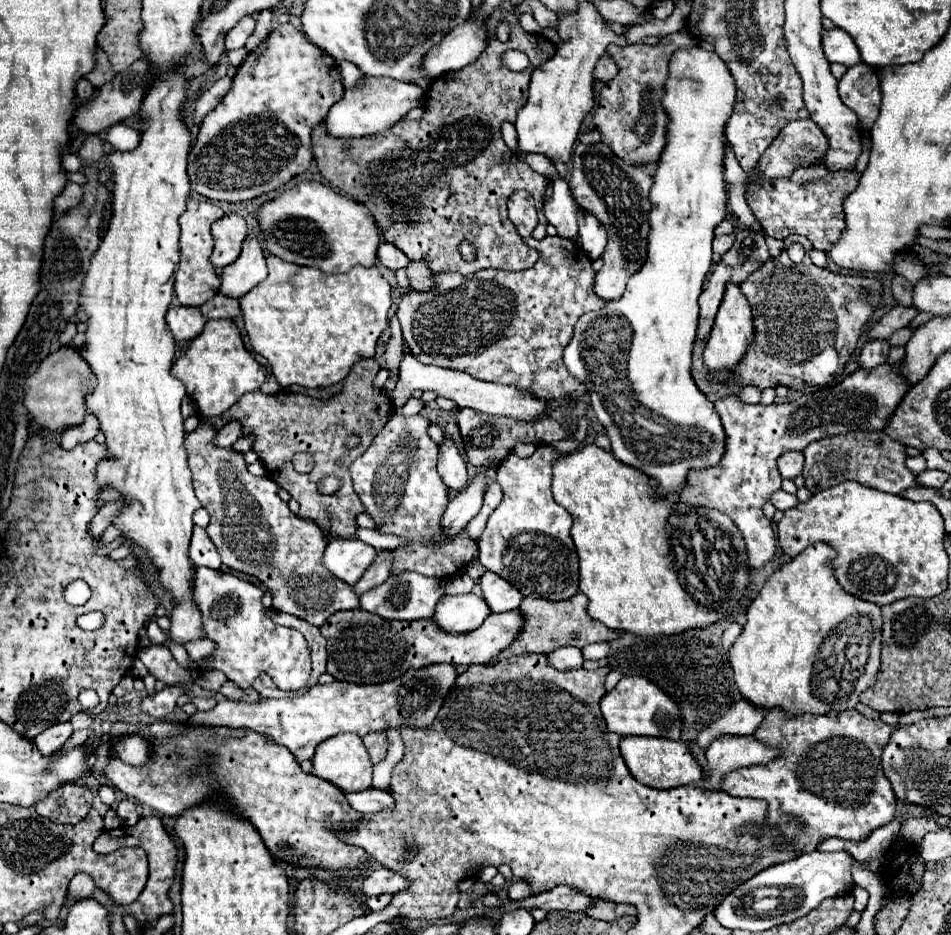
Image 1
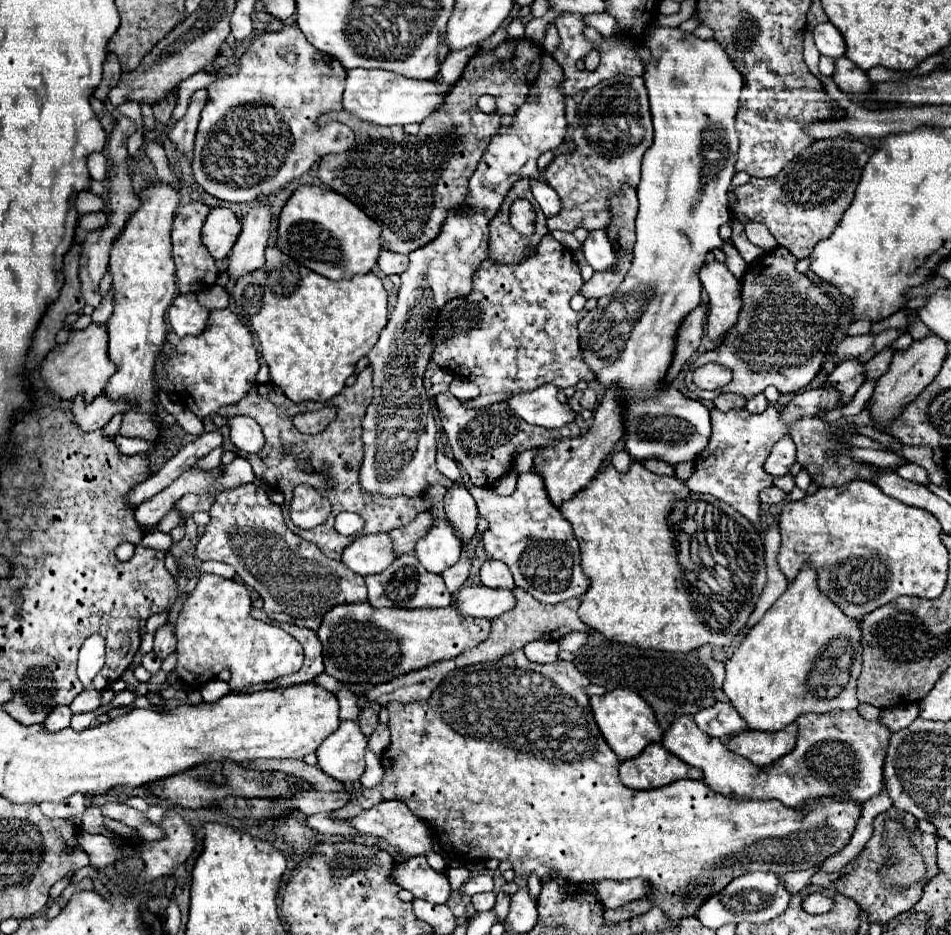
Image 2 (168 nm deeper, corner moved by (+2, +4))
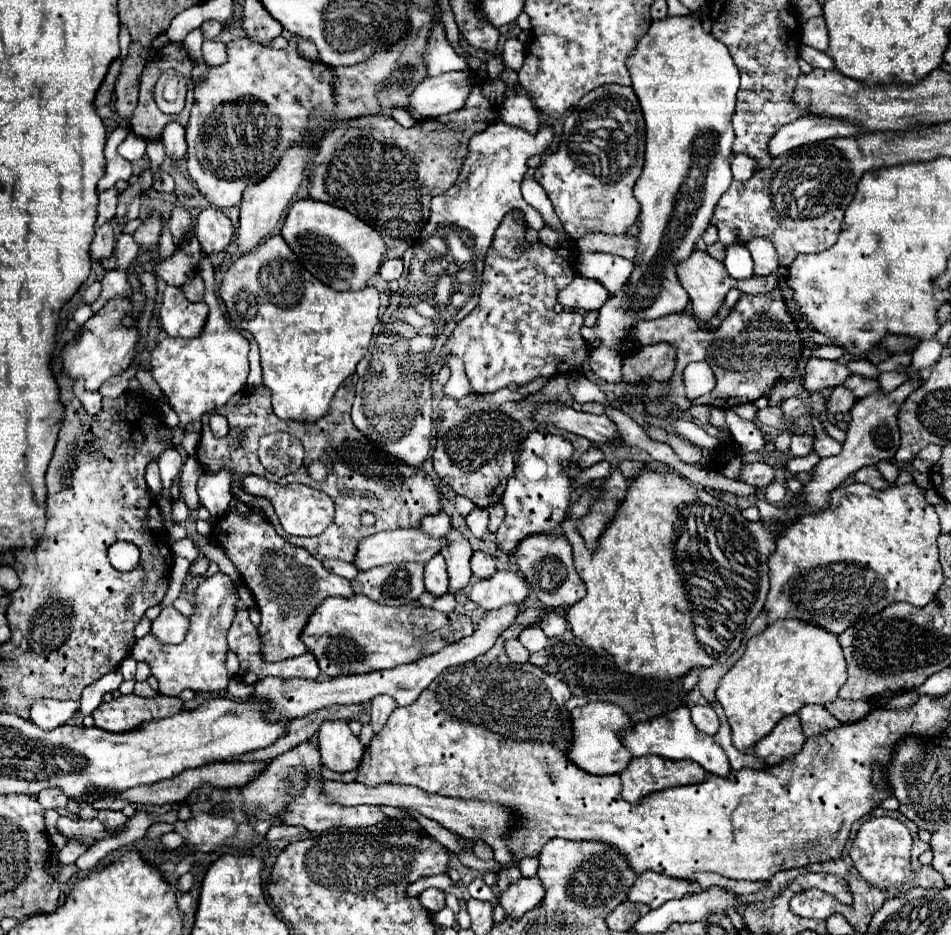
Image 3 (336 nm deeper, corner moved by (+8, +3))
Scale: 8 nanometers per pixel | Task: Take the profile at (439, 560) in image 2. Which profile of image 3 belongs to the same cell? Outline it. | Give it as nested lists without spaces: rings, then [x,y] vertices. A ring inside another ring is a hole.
[[[440,554],[434,556],[430,562],[426,562],[426,566],[424,566],[424,584],[426,584],[426,592],[430,592],[436,598],[446,594],[448,574],[446,574],[444,558]]]

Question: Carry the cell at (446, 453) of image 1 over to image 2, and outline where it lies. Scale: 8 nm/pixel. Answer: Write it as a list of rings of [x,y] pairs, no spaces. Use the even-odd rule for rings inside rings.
[[[454,481],[452,487],[444,495],[444,511],[446,517],[456,525],[458,535],[462,541],[470,541],[476,533],[476,523],[478,523],[478,511],[474,497],[466,489],[462,481]]]

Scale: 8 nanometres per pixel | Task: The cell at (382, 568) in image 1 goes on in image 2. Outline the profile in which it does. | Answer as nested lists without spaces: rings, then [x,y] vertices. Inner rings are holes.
[[[426,511],[422,515],[418,515],[412,523],[408,523],[406,527],[398,527],[394,531],[390,531],[390,539],[394,543],[394,555],[400,557],[404,553],[412,553],[416,541],[426,533],[426,529],[432,525],[432,513]]]

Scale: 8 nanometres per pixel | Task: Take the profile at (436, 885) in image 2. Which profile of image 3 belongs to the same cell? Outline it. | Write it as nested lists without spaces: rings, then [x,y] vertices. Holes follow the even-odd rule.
[[[428,888],[420,894],[420,902],[432,912],[440,912],[444,906],[446,906],[446,894],[442,890],[436,890],[436,888]]]

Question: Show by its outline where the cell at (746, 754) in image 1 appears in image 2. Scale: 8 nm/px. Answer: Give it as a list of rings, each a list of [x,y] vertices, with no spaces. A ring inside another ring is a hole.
[[[790,723],[782,731],[744,731],[726,739],[728,751],[750,759],[754,765],[770,765],[784,757],[796,745],[796,723]]]

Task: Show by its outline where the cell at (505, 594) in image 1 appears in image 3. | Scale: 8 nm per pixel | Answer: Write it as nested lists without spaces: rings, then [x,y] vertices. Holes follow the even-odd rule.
[[[476,550],[476,552],[472,552],[470,568],[472,568],[474,576],[478,576],[478,578],[490,578],[496,572],[496,562],[494,562],[492,556]]]

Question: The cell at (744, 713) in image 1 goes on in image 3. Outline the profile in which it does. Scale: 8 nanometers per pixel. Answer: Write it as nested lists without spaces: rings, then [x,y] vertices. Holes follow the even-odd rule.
[[[708,704],[706,706],[694,706],[694,708],[690,708],[690,712],[692,712],[692,722],[698,728],[698,732],[708,734],[708,736],[714,736],[718,732],[718,728],[720,728],[718,716]]]

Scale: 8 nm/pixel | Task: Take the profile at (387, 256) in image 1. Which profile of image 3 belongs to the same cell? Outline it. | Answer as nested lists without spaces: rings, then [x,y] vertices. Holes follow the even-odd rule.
[[[396,258],[396,260],[386,260],[382,266],[380,266],[380,276],[384,280],[398,280],[402,276],[402,260]]]

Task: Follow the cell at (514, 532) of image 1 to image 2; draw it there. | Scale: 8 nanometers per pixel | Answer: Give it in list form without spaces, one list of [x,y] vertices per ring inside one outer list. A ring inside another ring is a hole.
[[[528,471],[516,475],[516,491],[510,497],[500,497],[486,487],[468,487],[476,499],[480,517],[488,521],[488,529],[482,535],[486,553],[492,559],[506,563],[516,587],[528,591],[542,603],[560,603],[580,597],[588,589],[590,581],[580,569],[580,549],[570,521],[550,501],[540,473]]]

